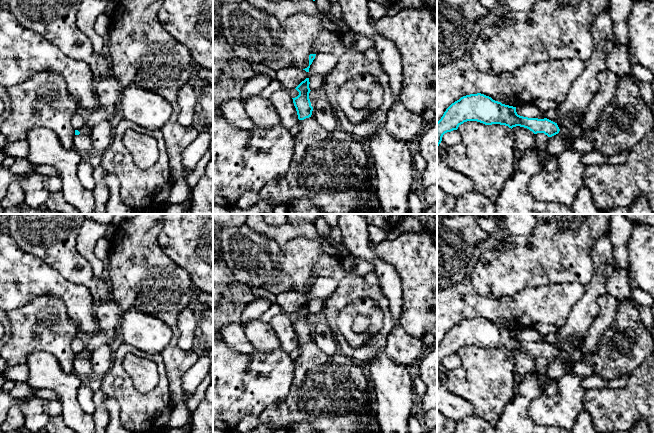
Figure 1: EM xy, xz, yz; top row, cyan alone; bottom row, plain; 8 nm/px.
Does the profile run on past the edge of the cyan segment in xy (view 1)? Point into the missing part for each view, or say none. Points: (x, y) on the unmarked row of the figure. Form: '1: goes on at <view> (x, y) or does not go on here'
1: goes on at xy (107, 313)

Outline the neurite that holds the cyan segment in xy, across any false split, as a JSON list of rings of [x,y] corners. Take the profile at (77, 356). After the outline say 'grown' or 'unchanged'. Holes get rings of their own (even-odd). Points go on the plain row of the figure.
[[[111,296],[94,304],[94,316],[99,331],[86,340],[84,350],[75,354],[73,362],[74,374],[79,376],[81,380],[95,376],[91,361],[92,355],[100,345],[110,345],[115,334],[119,331],[122,314]]] | grown

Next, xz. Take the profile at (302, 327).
[[[309,302],[302,305],[295,312],[299,319],[292,322],[301,354],[294,362],[295,371],[290,393],[283,401],[267,406],[258,416],[260,423],[288,429],[306,422],[320,433],[369,433],[359,422],[360,411],[370,391],[369,377],[363,366],[352,358],[340,352],[327,355],[316,345],[309,323],[309,308]]] | grown

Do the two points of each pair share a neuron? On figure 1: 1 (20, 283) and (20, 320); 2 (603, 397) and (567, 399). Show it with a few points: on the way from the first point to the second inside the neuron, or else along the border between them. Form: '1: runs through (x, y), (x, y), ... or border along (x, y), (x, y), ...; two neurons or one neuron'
1: border along (41, 295), (10, 311); two neurons
2: border along (585, 390), (582, 408); two neurons

